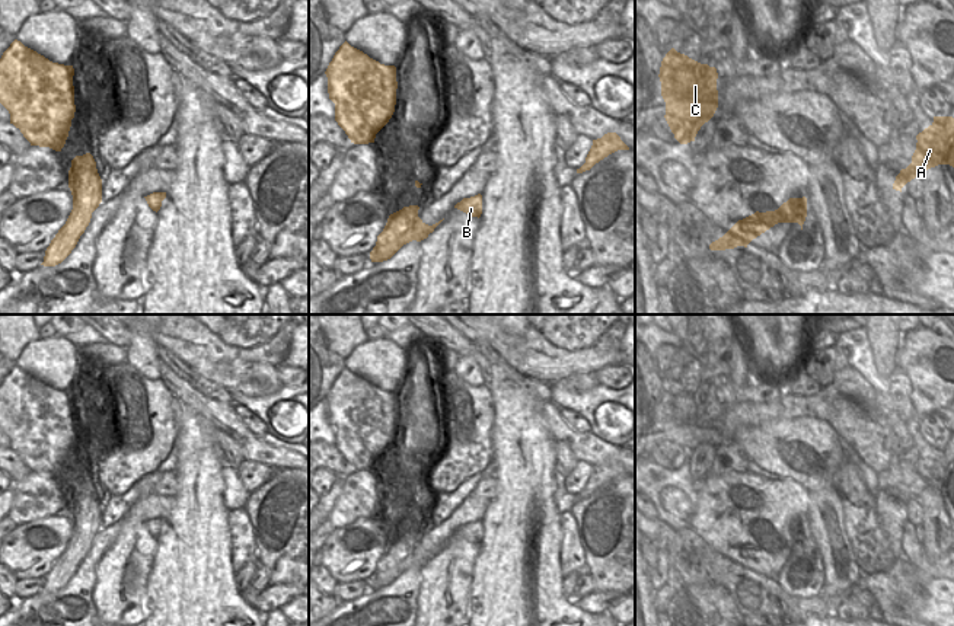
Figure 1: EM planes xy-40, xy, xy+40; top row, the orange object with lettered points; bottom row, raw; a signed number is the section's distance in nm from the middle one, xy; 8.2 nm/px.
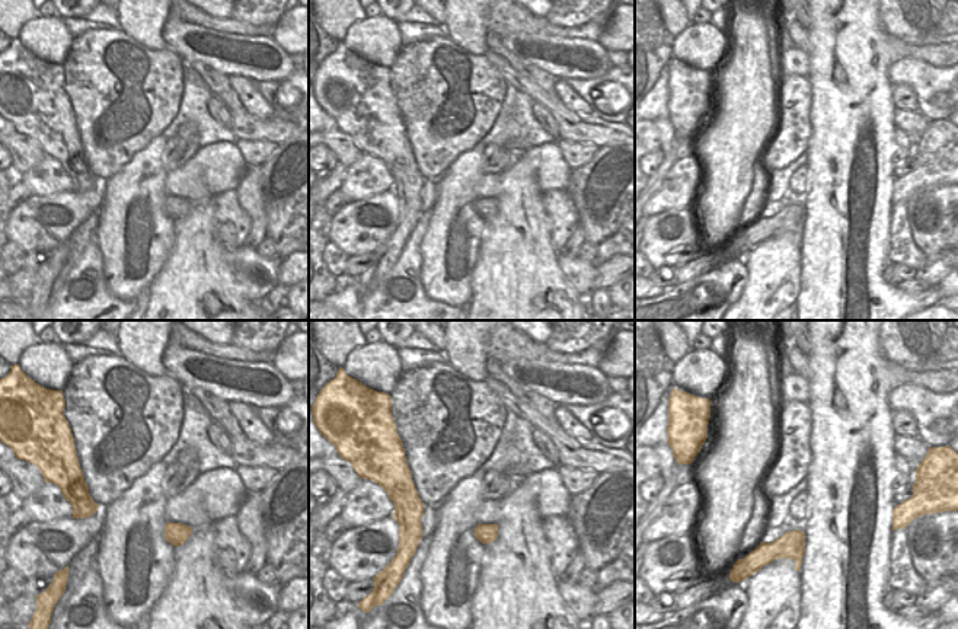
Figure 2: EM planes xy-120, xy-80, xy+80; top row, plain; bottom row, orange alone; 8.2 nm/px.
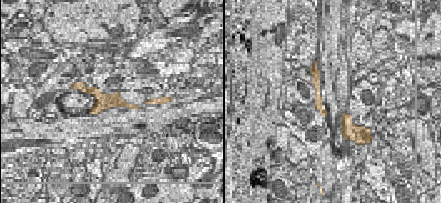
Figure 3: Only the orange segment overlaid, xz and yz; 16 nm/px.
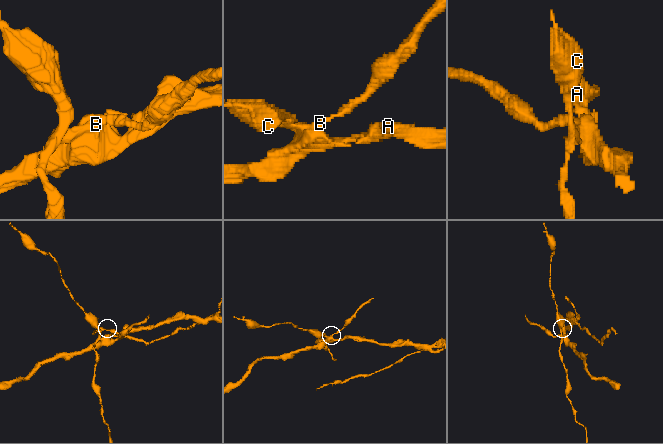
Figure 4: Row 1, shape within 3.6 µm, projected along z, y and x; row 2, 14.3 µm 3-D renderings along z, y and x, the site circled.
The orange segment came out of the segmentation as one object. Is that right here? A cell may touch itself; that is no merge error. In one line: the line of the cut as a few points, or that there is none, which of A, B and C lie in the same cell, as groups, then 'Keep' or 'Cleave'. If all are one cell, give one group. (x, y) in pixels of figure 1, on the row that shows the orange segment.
Split along xy (418, 217), (405, 233), (407, 238). Groups: A B / C. Cleave

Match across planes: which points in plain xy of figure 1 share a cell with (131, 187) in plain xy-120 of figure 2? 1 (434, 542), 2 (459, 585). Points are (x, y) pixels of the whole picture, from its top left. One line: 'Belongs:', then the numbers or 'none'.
Belongs: 2

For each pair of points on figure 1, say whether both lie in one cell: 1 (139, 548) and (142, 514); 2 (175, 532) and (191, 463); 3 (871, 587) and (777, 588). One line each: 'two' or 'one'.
1: two
2: one
3: two

